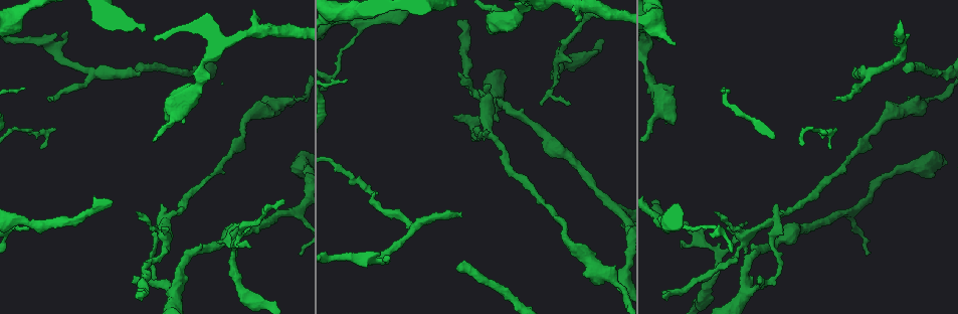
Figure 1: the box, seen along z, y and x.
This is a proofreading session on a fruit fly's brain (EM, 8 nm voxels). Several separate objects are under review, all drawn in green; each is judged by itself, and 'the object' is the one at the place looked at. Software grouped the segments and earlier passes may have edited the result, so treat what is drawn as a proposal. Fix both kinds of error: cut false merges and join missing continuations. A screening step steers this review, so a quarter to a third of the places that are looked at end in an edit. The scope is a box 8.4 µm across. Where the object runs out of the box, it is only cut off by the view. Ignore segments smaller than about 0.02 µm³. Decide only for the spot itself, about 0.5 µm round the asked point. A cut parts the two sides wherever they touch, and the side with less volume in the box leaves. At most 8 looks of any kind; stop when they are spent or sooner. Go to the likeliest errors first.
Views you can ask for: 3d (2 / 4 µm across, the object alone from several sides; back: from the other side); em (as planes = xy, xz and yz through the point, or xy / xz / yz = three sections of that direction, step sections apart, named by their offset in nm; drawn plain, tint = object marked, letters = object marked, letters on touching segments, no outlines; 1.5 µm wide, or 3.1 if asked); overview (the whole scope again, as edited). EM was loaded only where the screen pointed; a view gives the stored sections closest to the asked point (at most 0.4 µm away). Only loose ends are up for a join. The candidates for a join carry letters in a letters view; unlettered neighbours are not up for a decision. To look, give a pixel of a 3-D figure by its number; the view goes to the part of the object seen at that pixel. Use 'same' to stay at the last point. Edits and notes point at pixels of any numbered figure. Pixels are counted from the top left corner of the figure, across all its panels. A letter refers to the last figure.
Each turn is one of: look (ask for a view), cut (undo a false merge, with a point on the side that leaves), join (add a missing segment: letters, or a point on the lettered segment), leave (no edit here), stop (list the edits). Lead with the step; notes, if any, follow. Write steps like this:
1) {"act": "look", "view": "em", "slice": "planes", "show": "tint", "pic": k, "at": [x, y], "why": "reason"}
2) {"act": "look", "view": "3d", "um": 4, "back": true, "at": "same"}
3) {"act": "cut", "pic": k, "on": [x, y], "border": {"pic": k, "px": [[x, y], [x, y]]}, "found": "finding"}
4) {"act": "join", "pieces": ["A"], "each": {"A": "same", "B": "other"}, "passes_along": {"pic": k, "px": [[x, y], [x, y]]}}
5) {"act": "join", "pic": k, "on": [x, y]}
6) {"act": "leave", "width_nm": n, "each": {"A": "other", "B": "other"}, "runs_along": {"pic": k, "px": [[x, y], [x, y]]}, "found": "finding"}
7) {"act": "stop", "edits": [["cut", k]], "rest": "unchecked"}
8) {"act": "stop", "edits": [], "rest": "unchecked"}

{"act": "look", "view": "em", "slice": "planes", "show": "letters", "pic": 1, "at": [140, 73], "why": "free end"}

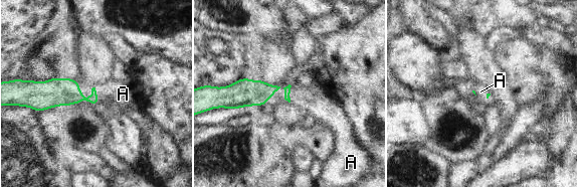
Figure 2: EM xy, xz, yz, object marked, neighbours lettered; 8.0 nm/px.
{"act": "join", "pieces": ["A"], "each": {"A": "same"}, "passes_along": {"pic": 2, "px": [[287, 88], [290, 92], [316, 101]]}, "found": "it goes on there"}

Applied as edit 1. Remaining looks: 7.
{"act": "look", "view": "3d", "um": 4, "pic": 1, "at": [284, 199]}

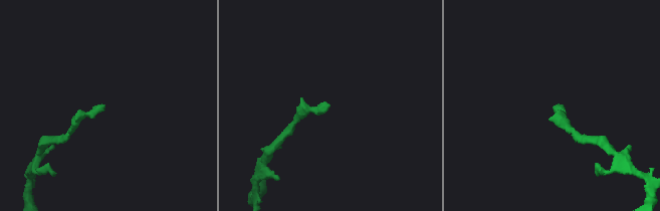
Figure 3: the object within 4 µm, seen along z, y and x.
{"act": "look", "view": "em", "slice": "planes", "show": "letters", "pic": 3, "at": [327, 104], "why": "need the tissue"}

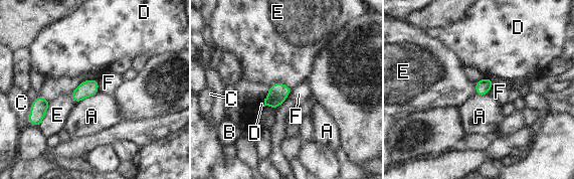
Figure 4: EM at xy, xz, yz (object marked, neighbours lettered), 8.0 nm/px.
{"act": "leave", "each": {"A": "other", "B": "other", "C": "other", "D": "other", "E": "other", "F": "other"}, "border": {"pic": 4, "px": [[51, 101], [42, 122], [38, 126]]}, "found": "no lettered segment goes on from it"}

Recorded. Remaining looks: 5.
{"act": "look", "view": "em", "slice": "xz", "step": 4, "show": "tint", "pic": 1, "at": [258, 21], "why": "free end"}

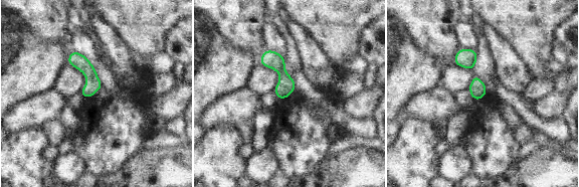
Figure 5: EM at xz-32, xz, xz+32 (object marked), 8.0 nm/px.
{"act": "look", "view": "em", "slice": "planes", "show": "letters", "at": "same", "why": "another direction"}

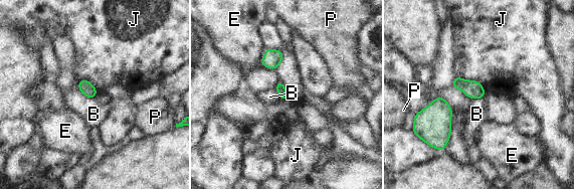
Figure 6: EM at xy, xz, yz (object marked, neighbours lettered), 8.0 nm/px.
{"act": "leave", "longest_contact_nm": ["J", 280], "each": {"B": "other", "E": "other", "J": "other", "P": "other"}, "found": "none of them fits"}

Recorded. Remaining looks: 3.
{"act": "stop", "edits": [["join", 2]], "rest": "unchecked"}

